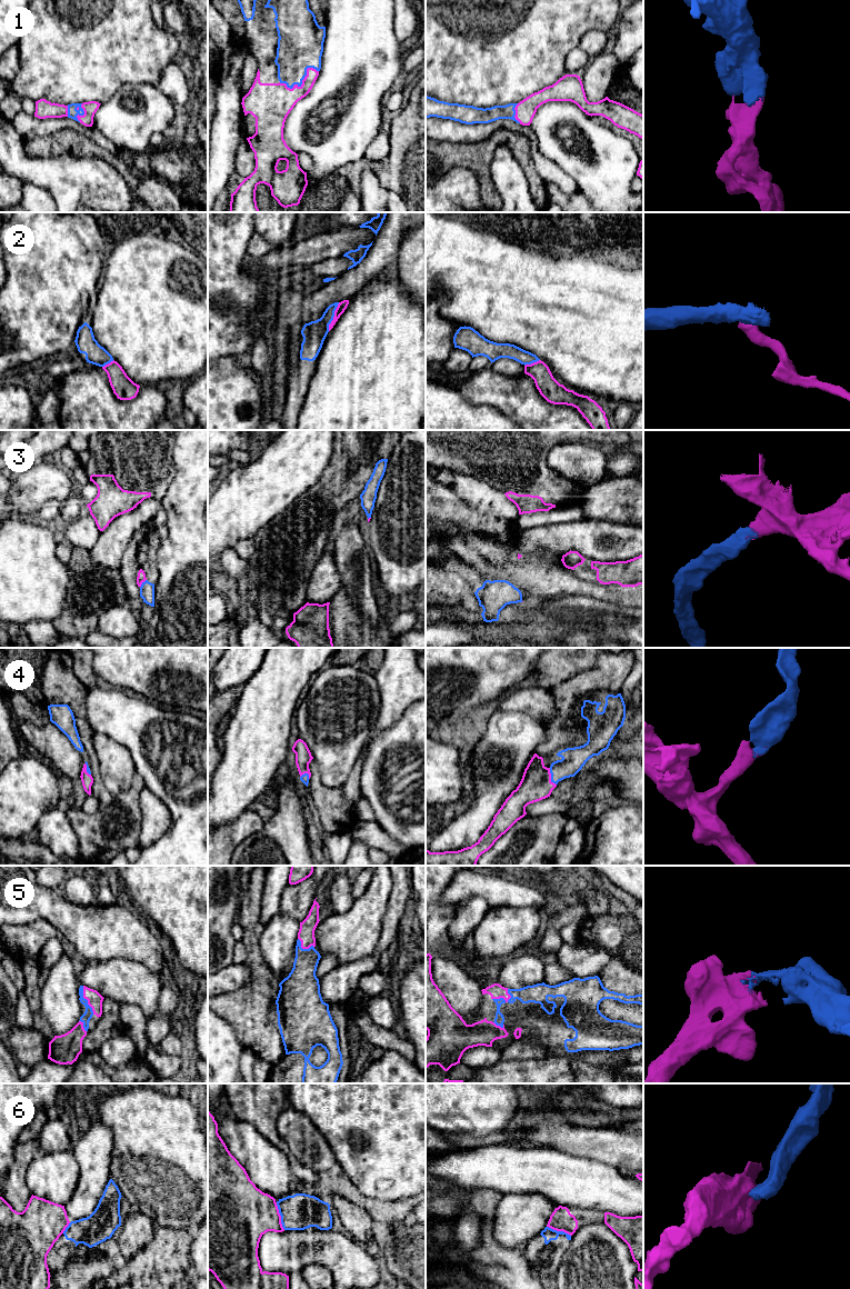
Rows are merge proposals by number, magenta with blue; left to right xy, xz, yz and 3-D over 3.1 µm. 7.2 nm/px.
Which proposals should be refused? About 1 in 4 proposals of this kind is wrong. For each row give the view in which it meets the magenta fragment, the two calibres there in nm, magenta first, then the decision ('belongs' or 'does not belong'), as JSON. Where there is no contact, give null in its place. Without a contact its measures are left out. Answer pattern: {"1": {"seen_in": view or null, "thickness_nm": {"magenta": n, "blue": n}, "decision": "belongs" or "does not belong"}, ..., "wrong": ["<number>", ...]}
{"1": {"seen_in": "xz", "thickness_nm": {"magenta": 280, "blue": 320}, "decision": "belongs"}, "2": {"seen_in": "xz", "thickness_nm": {"magenta": 70, "blue": 170}, "decision": "does not belong"}, "3": {"seen_in": "xy", "thickness_nm": {"magenta": 70, "blue": 110}, "decision": "belongs"}, "4": {"seen_in": "yz", "thickness_nm": {"magenta": 220, "blue": 170}, "decision": "belongs"}, "5": {"seen_in": "xy", "thickness_nm": {"magenta": 110, "blue": 70}, "decision": "belongs"}, "6": {"seen_in": "xz", "thickness_nm": {"magenta": 380, "blue": 260}, "decision": "does not belong"}, "wrong": ["2", "6"]}

